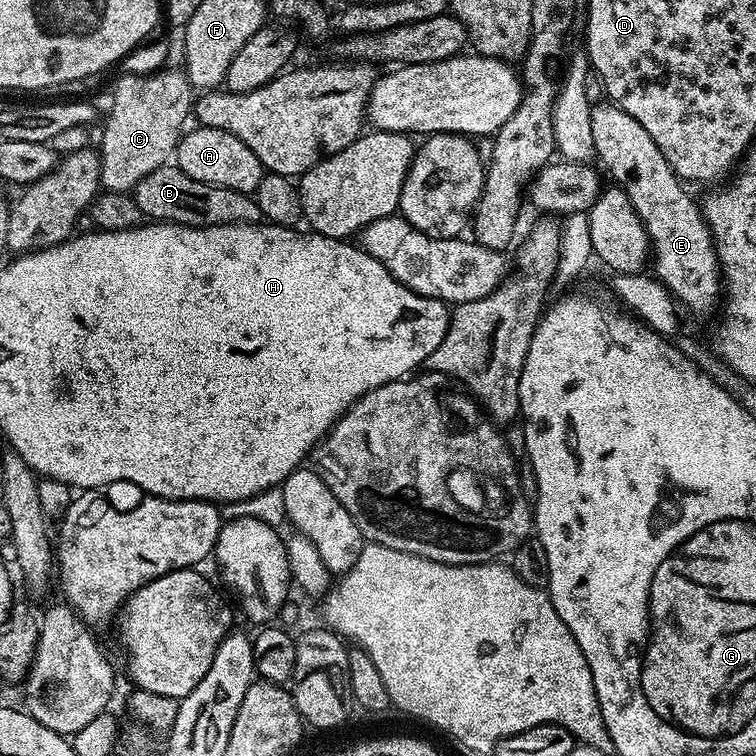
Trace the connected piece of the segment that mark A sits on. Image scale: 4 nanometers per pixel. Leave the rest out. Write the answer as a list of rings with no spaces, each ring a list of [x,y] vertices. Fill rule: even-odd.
[[[201,126],[194,128],[193,132],[185,131],[181,135],[175,148],[175,165],[197,182],[229,188],[232,191],[255,193],[260,180],[266,175],[266,169],[255,157],[254,151],[226,130]]]

